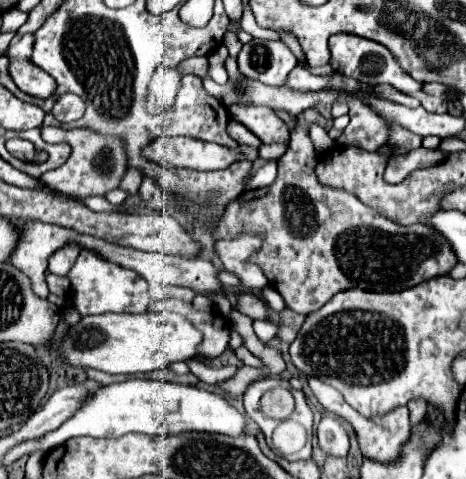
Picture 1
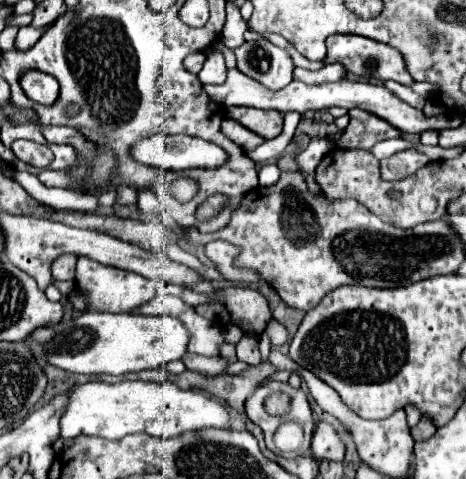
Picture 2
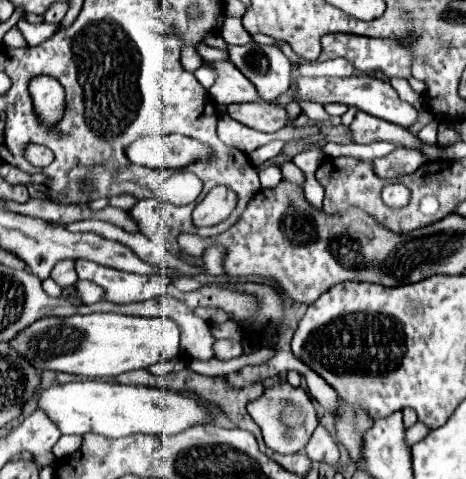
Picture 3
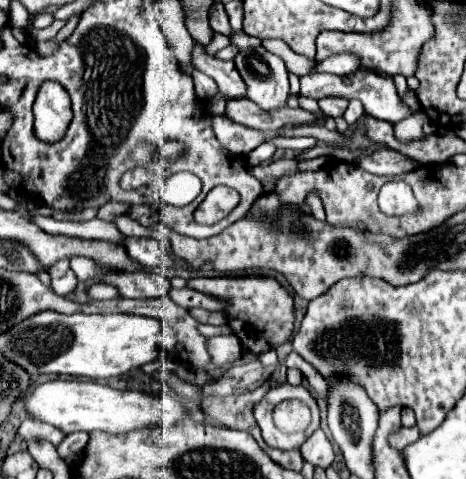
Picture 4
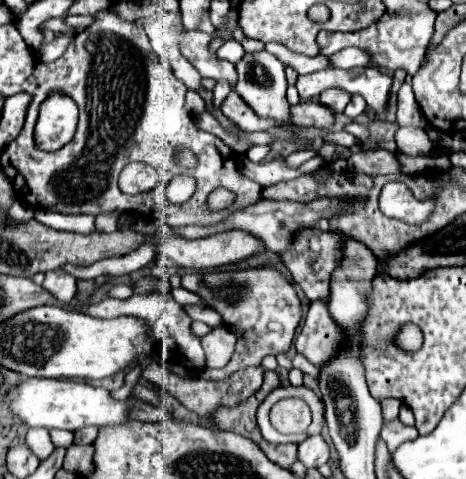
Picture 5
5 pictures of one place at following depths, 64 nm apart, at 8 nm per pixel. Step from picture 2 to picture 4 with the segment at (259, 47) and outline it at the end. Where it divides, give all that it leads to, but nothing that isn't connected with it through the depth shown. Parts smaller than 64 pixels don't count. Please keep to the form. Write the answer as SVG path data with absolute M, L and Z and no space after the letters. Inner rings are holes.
M264 46L240 50L234 60L244 84L248 86L246 98L262 110L282 108L288 100L288 70L276 54L270 54Z

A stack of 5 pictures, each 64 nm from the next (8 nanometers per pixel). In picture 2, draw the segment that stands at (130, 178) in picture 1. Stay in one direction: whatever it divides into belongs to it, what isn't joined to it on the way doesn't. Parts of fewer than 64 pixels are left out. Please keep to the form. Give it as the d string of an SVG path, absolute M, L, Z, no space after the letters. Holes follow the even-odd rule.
M120 186L116 190L116 204L118 206L130 206L130 204L136 204L136 200L138 200L138 194L130 186Z

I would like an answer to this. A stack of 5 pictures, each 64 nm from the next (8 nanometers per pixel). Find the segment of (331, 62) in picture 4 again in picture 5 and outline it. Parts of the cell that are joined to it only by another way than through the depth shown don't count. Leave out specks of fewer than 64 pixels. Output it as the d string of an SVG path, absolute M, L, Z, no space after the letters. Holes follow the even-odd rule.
M344 48L330 56L330 62L334 68L356 68L356 66L368 66L370 56L368 52L360 52L360 48Z

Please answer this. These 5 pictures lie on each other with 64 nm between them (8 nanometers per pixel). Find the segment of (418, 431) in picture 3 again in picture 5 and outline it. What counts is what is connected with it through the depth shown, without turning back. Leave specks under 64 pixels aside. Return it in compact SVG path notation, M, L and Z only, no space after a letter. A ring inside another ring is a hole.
M392 420L392 422L382 426L382 434L380 436L386 440L390 452L394 452L402 442L414 440L418 436L418 430L414 426L404 426L400 420Z

